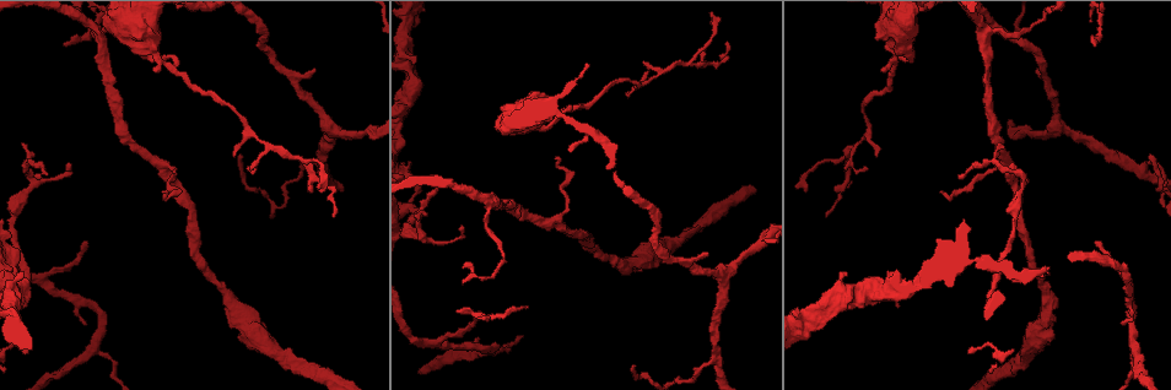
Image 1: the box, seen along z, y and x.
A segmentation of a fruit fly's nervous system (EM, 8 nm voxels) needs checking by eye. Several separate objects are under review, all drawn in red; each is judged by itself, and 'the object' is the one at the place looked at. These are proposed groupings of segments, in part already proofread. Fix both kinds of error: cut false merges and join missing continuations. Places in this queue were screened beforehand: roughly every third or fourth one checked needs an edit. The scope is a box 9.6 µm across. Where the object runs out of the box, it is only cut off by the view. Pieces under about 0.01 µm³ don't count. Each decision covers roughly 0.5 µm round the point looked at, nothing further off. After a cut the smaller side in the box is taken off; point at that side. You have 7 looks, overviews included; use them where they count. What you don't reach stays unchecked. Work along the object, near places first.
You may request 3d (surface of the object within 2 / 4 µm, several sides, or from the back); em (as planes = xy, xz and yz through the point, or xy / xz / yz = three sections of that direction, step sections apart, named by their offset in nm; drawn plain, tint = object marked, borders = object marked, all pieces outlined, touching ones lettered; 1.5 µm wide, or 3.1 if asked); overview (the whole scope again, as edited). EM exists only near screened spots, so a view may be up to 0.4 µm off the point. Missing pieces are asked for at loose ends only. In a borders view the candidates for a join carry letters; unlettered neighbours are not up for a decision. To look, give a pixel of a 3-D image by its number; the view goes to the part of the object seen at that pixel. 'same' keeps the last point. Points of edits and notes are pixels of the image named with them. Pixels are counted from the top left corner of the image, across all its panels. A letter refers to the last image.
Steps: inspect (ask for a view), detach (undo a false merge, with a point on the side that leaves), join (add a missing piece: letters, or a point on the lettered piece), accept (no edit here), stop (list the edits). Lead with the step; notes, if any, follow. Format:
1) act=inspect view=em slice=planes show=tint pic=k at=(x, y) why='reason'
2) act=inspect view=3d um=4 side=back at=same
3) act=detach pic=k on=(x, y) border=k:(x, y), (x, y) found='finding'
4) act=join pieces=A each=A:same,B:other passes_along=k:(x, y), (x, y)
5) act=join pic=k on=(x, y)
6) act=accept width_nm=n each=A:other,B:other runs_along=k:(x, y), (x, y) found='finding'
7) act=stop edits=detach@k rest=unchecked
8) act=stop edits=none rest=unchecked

act=inspect view=3d um=4 pic=1 at=(806, 340) why='free end'

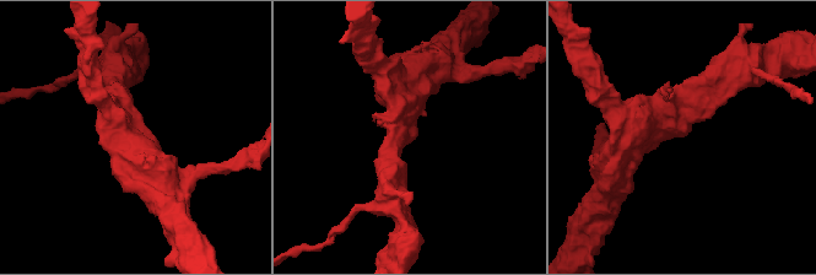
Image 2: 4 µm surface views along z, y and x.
act=inspect view=em slice=xz step=8 show=tint pic=2 at=(686, 135) why='now the EM'

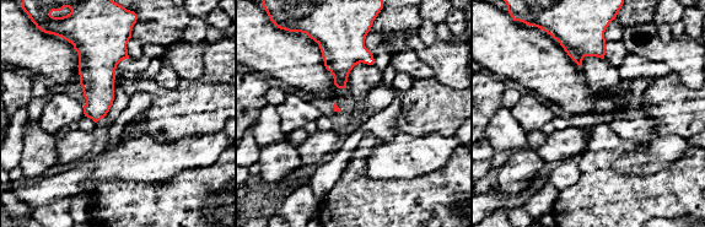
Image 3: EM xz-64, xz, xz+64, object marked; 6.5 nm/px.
act=inspect view=em slice=planes show=borders at=same

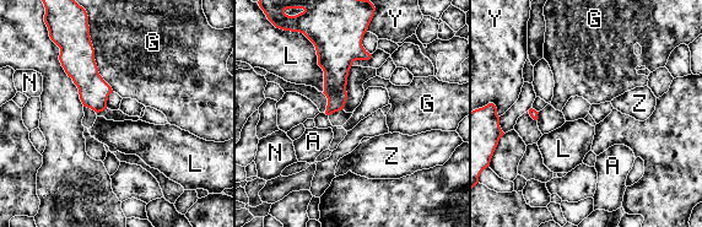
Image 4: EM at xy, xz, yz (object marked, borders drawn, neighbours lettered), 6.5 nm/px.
act=accept each=A:other,G:other,L:other,N:other,Y:other,Z:other border=4:(298, 32), (314, 47), (323, 92) found='none of them fits'

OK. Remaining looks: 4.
act=inspect view=3d um=4 pic=1 at=(426, 239) why='sharp bend'

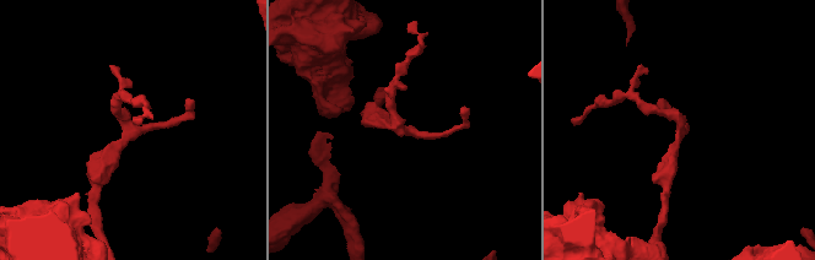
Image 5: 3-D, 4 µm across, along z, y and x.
act=inspect view=em slice=planes show=tint pic=5 at=(679, 121)

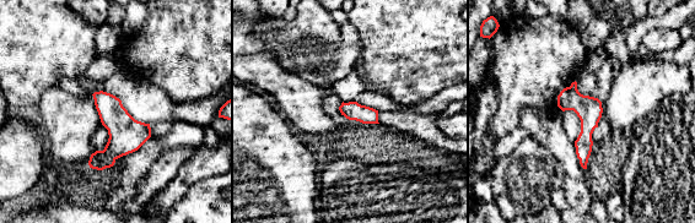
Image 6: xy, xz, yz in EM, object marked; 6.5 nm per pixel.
act=inspect view=em slice=planes show=borders at=same

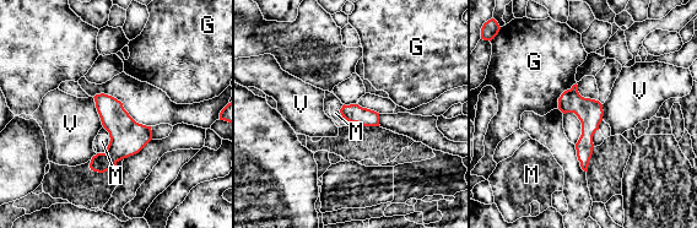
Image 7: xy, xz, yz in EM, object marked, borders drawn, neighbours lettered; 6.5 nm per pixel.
act=accept each=G:other,M:other,V:other runs_along=7:(574, 88), (587, 113), (584, 166) found='one neuron here'

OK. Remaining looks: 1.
act=stop edits=none rest=unchecked

